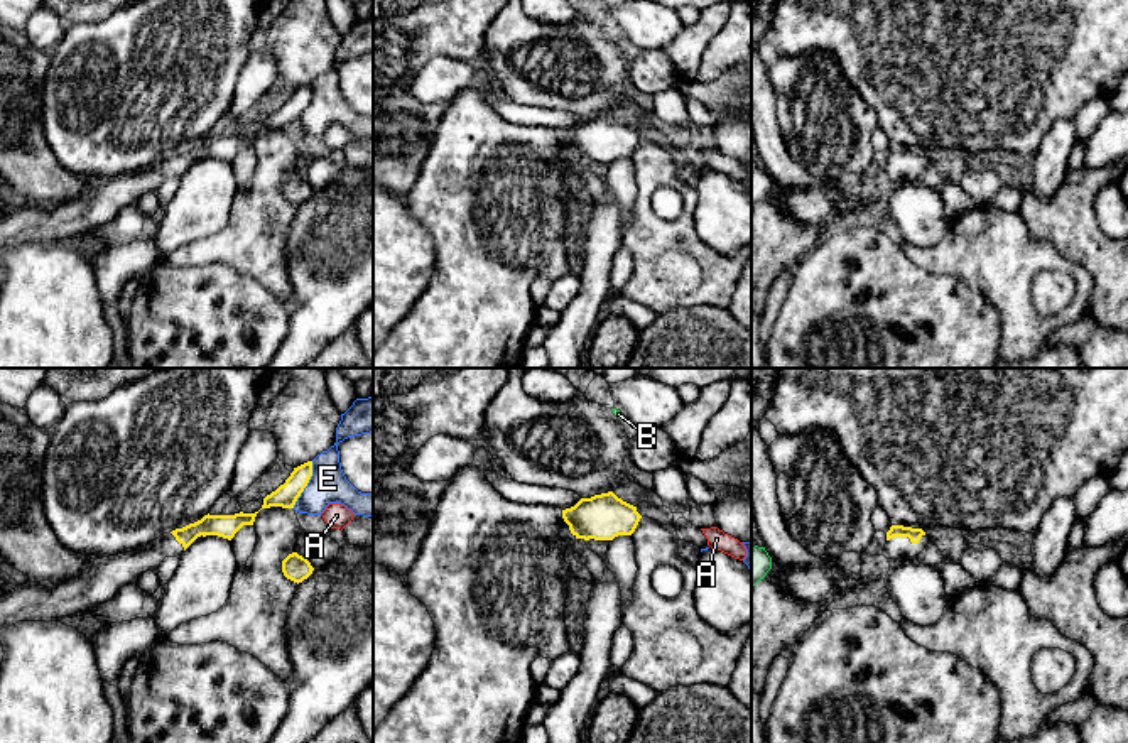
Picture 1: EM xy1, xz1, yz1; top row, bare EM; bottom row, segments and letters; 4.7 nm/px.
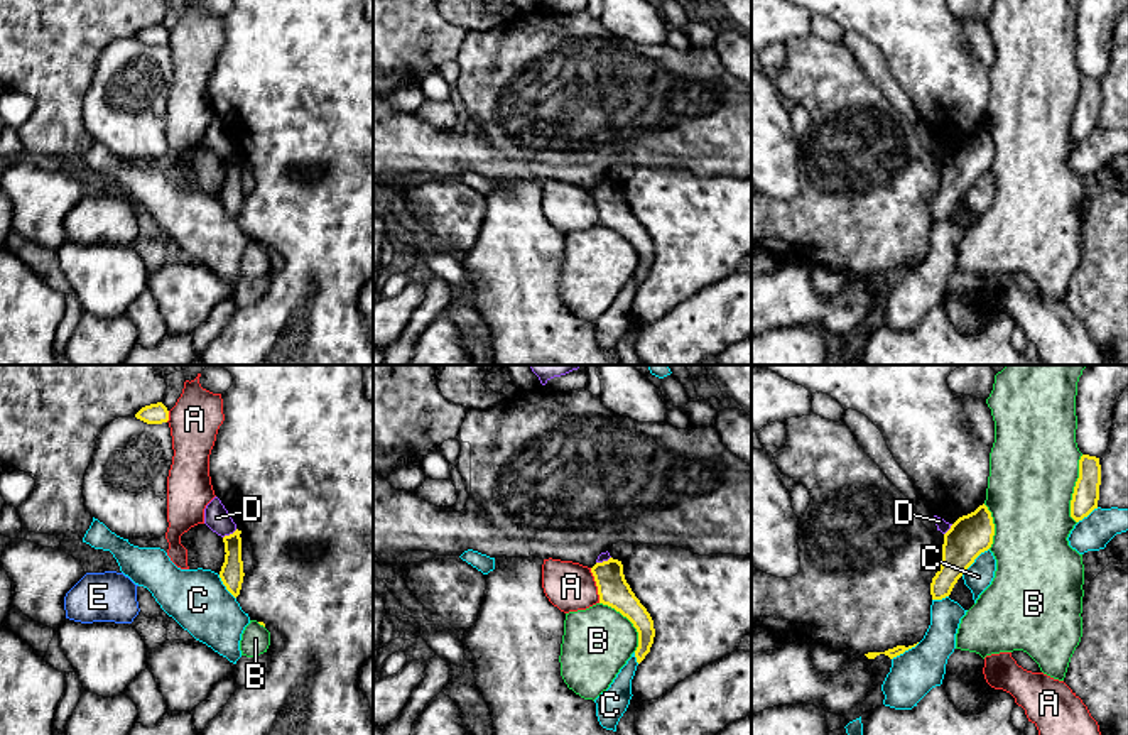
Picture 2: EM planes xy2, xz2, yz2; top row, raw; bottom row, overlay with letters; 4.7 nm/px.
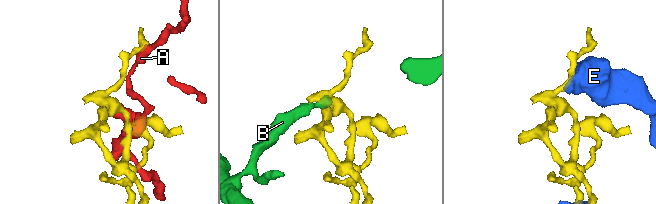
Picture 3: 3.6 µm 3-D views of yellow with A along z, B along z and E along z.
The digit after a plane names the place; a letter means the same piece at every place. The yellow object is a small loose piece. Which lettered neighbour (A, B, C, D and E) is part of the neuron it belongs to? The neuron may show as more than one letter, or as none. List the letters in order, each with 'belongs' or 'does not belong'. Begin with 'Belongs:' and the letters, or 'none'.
Belongs: none
A: does not belong
B: does not belong
C: does not belong
D: does not belong
E: does not belong

